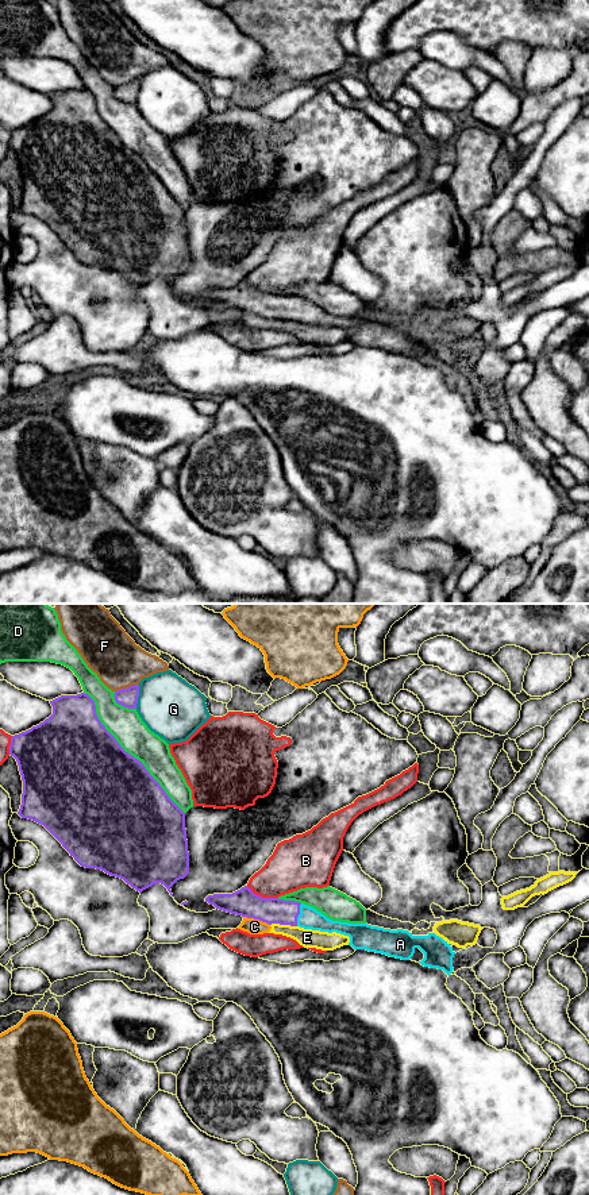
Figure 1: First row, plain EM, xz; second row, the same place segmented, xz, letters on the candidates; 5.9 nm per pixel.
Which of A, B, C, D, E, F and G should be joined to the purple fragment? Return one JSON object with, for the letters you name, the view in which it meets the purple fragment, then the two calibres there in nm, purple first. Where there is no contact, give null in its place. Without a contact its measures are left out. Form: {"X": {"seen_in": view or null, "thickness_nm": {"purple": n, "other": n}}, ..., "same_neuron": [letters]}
{"A": {"seen_in": "xz", "thickness_nm": {"purple": 160, "other": 130}}, "same_neuron": ["A"]}

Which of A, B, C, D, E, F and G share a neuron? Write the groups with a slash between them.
A / B / C E / D / F / G

